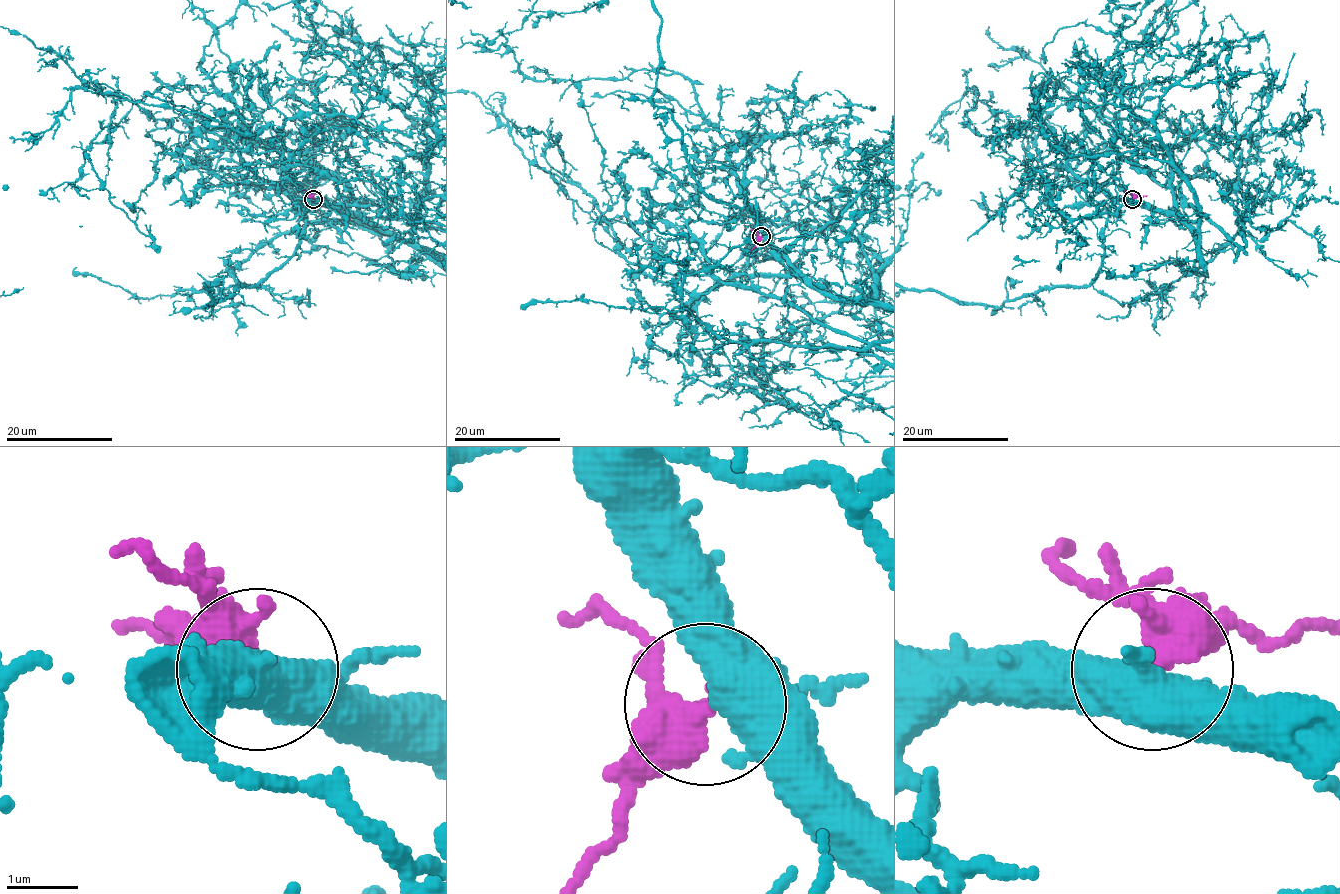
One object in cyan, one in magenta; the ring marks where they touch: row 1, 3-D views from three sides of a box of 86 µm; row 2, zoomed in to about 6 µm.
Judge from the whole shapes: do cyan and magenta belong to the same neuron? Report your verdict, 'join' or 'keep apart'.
join

